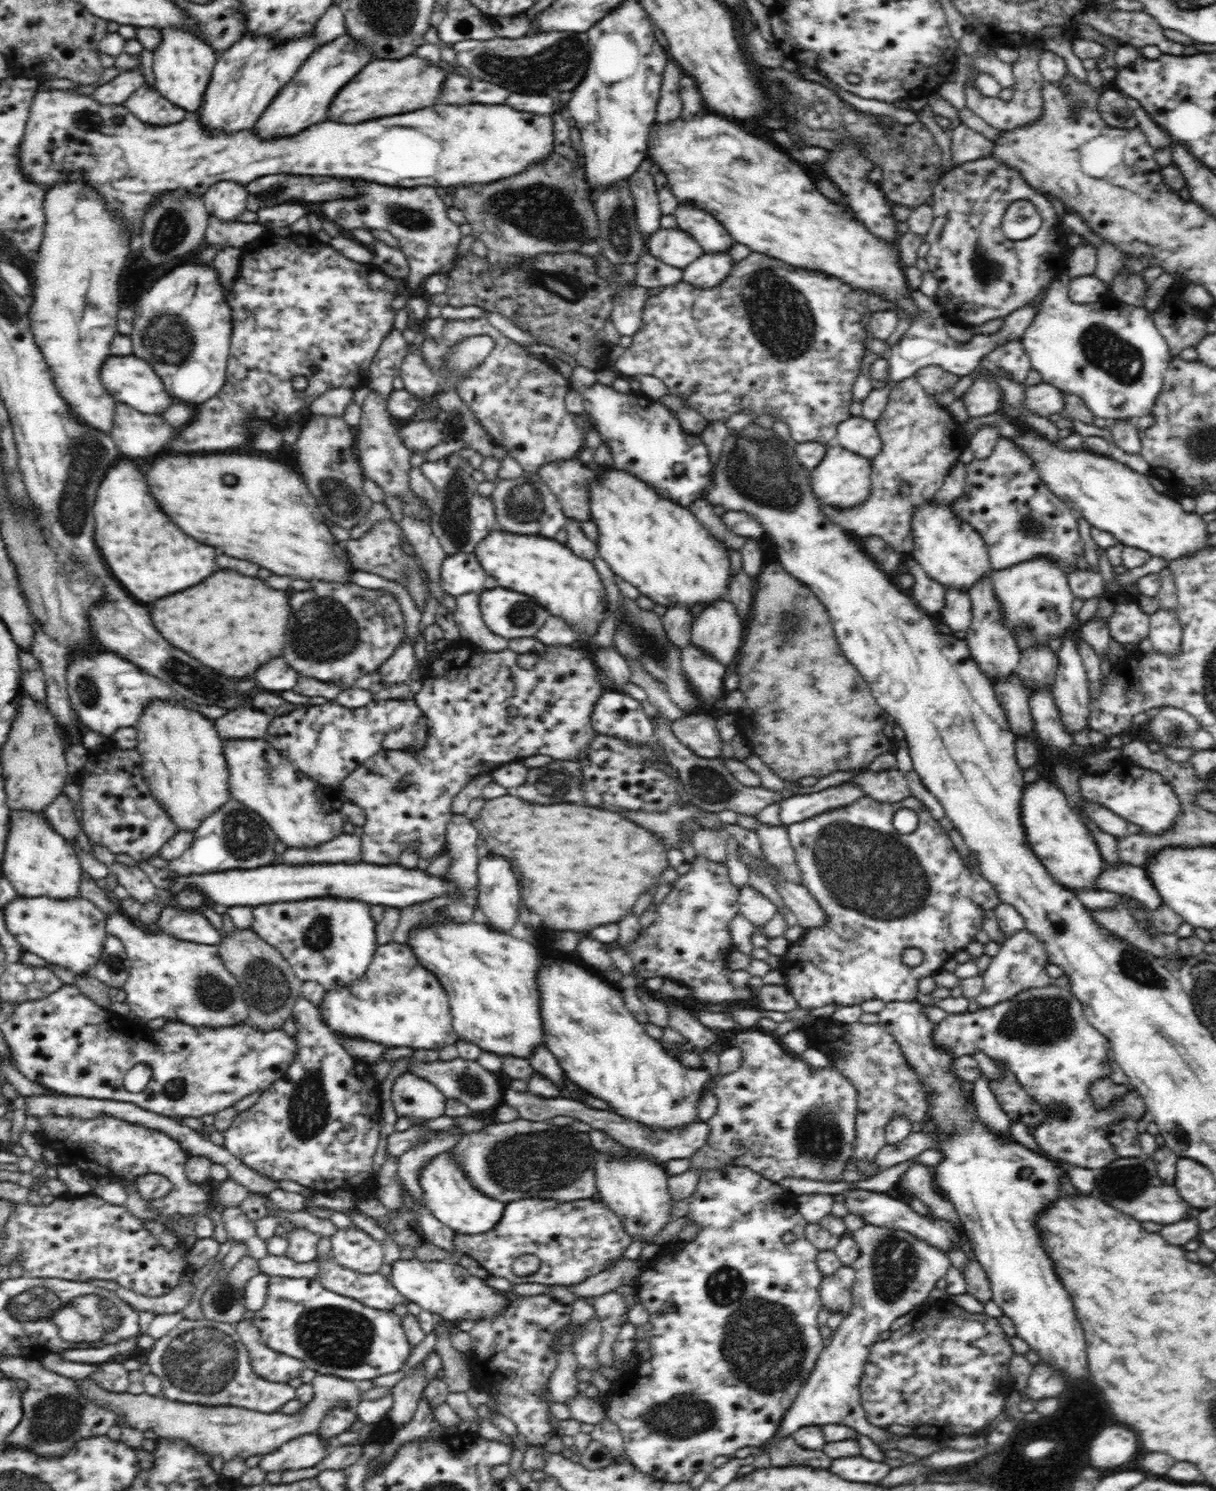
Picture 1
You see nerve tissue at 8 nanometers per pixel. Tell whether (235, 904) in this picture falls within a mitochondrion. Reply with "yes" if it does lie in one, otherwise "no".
no

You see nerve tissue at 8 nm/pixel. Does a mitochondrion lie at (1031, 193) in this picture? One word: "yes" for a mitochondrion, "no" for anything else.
no

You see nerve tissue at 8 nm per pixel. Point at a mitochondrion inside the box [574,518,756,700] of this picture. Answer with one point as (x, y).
(649, 639)

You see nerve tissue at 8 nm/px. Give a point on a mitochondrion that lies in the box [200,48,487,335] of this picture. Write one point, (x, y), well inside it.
(412, 218)

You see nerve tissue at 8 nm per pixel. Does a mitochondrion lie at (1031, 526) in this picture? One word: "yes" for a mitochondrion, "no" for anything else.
yes

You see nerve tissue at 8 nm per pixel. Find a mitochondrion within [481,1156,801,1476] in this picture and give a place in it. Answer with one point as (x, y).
(685, 1416)

